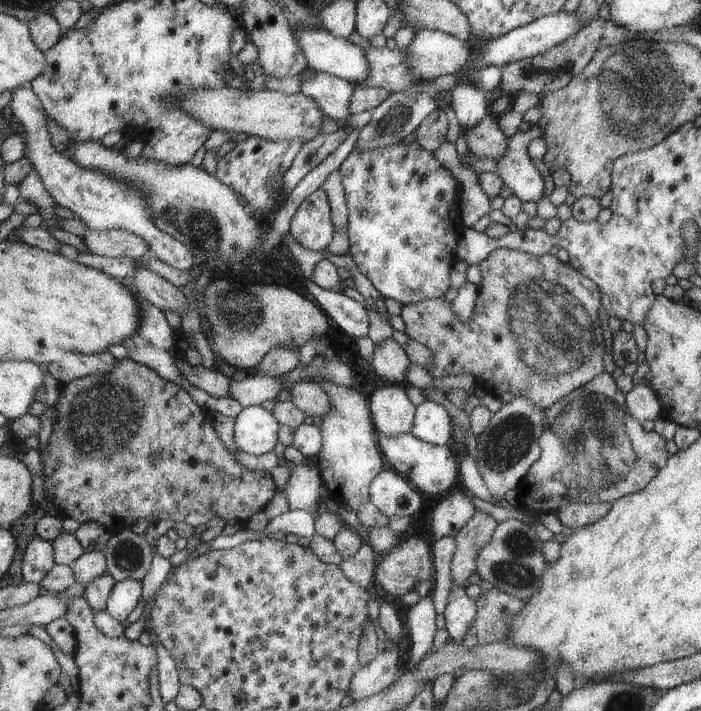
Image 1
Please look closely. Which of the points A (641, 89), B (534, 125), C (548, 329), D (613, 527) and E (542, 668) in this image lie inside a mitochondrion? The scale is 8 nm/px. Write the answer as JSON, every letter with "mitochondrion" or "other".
{"A":"mitochondrion","B":"other","C":"mitochondrion","D":"other","E":"other"}

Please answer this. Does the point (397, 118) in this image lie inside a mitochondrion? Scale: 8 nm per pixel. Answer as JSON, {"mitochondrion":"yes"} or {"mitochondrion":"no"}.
{"mitochondrion":"yes"}

